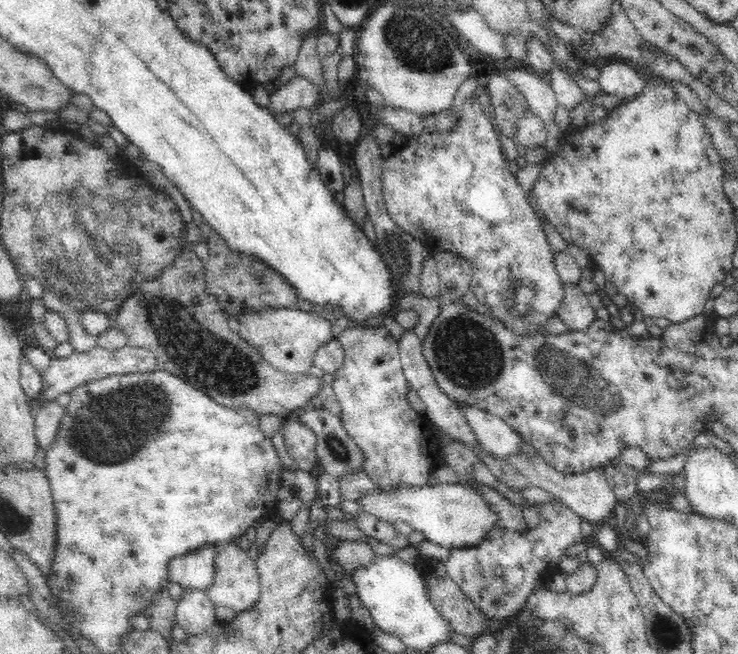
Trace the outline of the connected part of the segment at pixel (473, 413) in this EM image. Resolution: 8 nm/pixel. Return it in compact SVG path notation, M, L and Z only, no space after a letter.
M454 401L454 408L462 415L462 418L474 429L474 432L482 443L484 449L494 455L507 455L515 449L516 443L522 439L501 418L487 413L485 410L472 404Z

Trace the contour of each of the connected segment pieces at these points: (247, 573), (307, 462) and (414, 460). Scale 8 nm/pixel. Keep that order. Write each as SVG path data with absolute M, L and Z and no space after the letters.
M238 545L216 548L214 569L214 580L207 593L217 607L228 607L240 612L248 610L258 602L261 581L256 561L249 555L248 549Z
M306 408L297 409L284 417L284 442L298 463L298 468L313 474L318 464L318 435L314 427L306 425L305 418L302 417Z
M352 325L352 328L349 327L342 330L337 336L337 339L344 345L346 358L344 358L342 370L336 372L335 380L332 382L332 388L338 402L340 402L342 408L341 418L344 424L346 424L348 433L350 433L350 436L358 443L358 446L361 446L362 450L366 452L366 474L373 482L378 483L379 486L386 491L422 488L422 486L428 482L428 478L430 478L430 475L435 471L437 465L439 465L442 460L439 456L439 444L435 441L434 426L426 421L425 416L414 411L410 406L410 400L408 400L408 381L403 371L403 364L401 363L399 352L397 351L396 336L391 334L384 326Z

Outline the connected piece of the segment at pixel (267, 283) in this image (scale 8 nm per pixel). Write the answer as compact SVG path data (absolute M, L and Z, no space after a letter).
M214 228L206 236L201 236L201 242L204 242L209 250L209 258L205 261L207 293L216 297L220 307L235 321L254 313L298 307L300 289L262 257L234 249L228 239Z

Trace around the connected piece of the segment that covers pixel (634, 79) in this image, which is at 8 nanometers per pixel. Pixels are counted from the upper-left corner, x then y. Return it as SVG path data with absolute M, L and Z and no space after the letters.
M608 64L601 70L600 85L602 92L617 96L628 102L637 98L645 88L645 81L640 78L630 64Z

